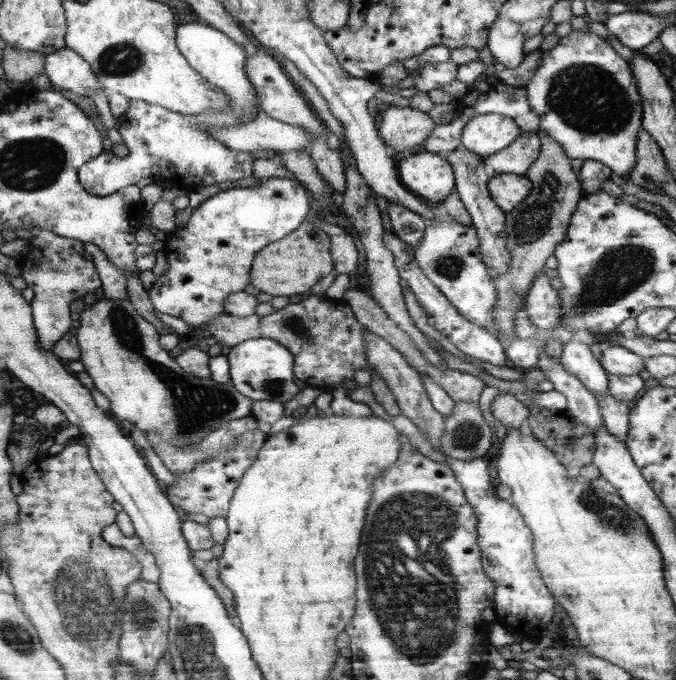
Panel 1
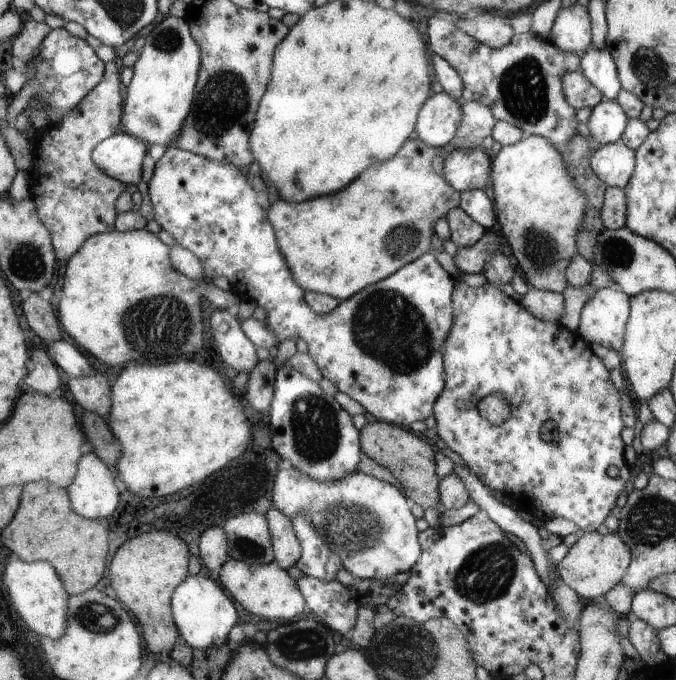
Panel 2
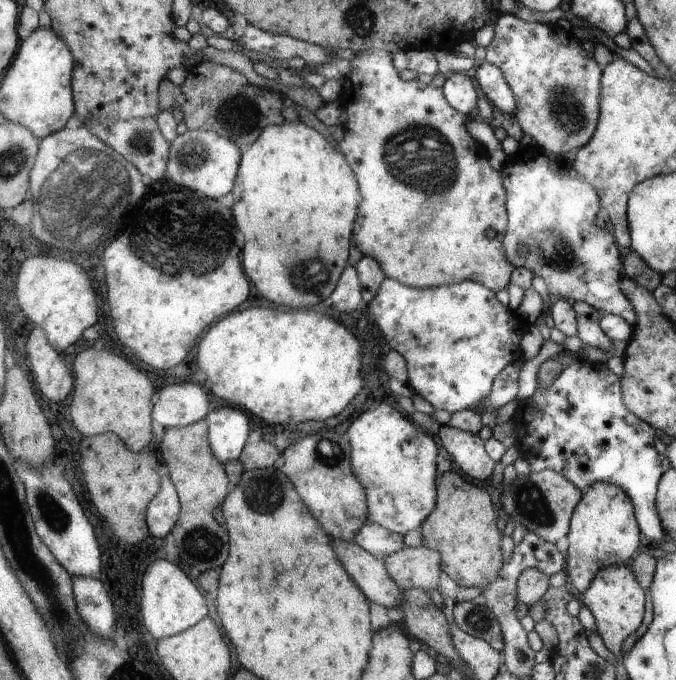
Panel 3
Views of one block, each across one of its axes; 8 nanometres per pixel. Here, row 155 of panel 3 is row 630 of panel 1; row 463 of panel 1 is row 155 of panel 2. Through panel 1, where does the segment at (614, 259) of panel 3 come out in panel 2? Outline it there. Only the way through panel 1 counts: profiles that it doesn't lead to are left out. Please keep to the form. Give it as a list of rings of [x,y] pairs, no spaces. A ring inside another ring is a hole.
[[[455,150],[447,153],[445,178],[459,193],[467,190],[487,191],[490,182],[490,158],[480,150]]]

